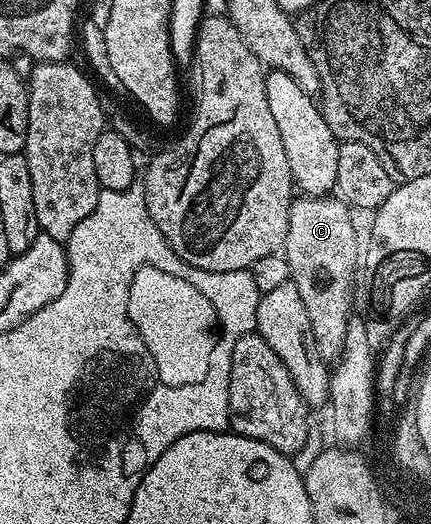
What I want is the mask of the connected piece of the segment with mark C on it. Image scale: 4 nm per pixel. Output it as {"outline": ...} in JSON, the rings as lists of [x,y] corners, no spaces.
{"outline":[[[301,195],[289,208],[283,252],[289,264],[291,284],[299,291],[303,307],[307,307],[307,319],[311,319],[311,335],[315,335],[317,350],[326,363],[335,361],[350,323],[349,273],[359,265],[357,229],[353,226],[352,216],[354,214],[349,206],[333,195]]]}

